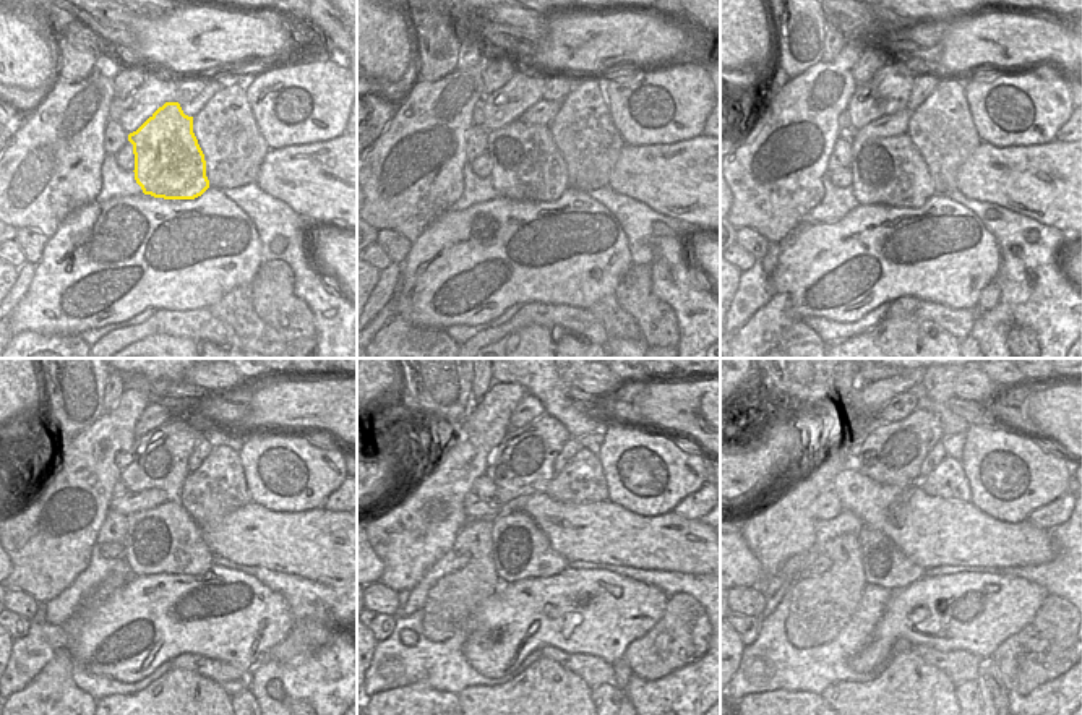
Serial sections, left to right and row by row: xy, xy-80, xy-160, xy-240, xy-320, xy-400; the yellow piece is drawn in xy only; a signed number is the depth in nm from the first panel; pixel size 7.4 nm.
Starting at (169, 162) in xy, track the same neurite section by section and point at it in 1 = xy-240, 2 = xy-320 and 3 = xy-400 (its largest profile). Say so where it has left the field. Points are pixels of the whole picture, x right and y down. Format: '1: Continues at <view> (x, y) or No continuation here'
1: Continues at xy-240 (163, 540)
2: Continues at xy-320 (519, 548)
3: Continues at xy-400 (884, 566)

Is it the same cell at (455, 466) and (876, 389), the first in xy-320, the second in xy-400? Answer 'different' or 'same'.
same

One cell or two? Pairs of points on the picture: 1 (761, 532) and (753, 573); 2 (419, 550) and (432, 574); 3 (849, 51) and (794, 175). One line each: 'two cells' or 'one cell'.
1: two cells
2: two cells
3: one cell

